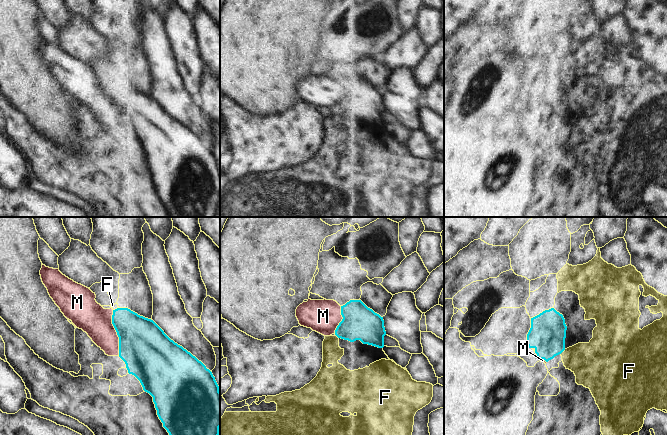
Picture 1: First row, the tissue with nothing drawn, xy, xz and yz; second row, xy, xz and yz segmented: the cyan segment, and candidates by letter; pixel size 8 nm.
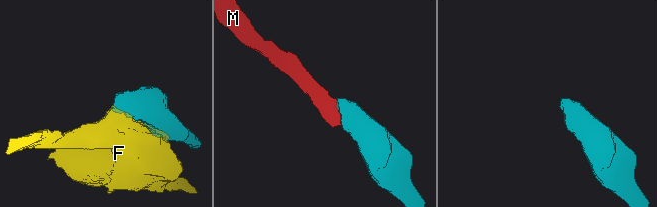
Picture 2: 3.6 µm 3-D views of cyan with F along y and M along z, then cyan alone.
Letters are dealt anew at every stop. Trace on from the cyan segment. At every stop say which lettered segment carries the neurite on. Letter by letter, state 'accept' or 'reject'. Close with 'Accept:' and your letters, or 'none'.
F: reject
M: accept
Accept: M

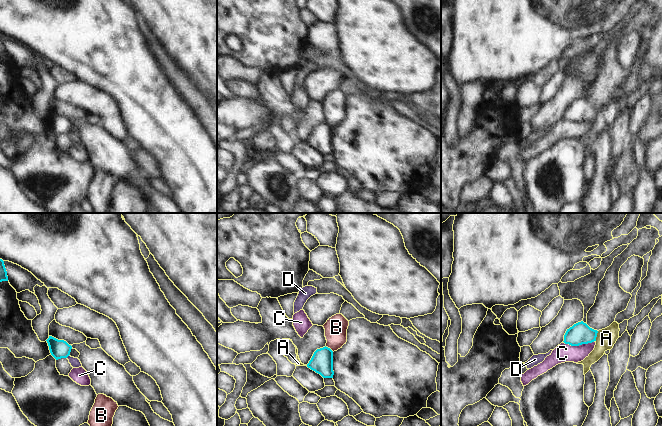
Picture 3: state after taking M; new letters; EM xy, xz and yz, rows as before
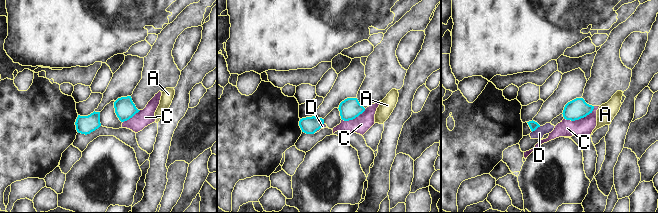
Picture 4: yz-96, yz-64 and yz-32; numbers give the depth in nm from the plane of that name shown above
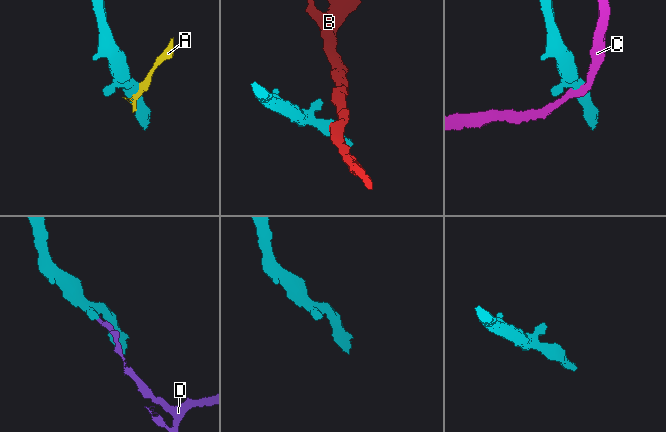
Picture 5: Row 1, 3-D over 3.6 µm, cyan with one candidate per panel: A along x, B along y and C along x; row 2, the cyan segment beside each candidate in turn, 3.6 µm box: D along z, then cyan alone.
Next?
A: reject
B: reject
C: reject
D: reject
Accept: none

